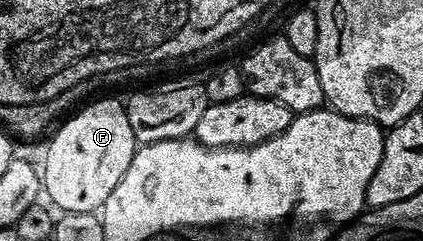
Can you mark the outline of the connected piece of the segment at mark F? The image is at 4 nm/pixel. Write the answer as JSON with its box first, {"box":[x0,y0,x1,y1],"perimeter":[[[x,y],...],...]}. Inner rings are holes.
{"box":[40,99,136,214],"perimeter":[[[102,99],[91,100],[53,130],[46,162],[40,165],[45,196],[50,196],[49,204],[59,205],[62,213],[93,214],[101,210],[108,195],[116,191],[116,183],[124,179],[124,171],[128,171],[128,163],[134,158],[136,142],[125,104],[121,100],[98,100]]]}

